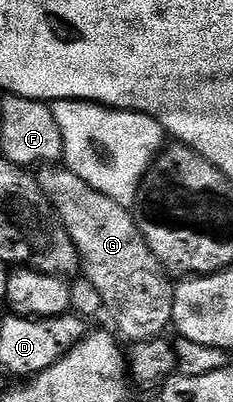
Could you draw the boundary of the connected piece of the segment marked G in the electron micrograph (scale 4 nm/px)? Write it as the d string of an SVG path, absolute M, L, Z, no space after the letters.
M43 167L38 170L37 180L39 186L43 188L43 193L51 201L51 208L54 209L55 216L61 219L65 231L69 231L69 239L73 239L73 243L79 252L79 260L81 262L82 272L85 274L85 279L89 283L93 283L93 287L97 287L97 291L100 292L104 310L106 310L108 314L111 312L111 317L115 320L116 327L114 326L114 328L118 330L124 338L127 336L129 339L128 342L131 343L136 341L152 341L155 337L164 336L164 334L168 332L166 329L169 329L169 326L172 324L171 316L173 315L173 303L175 302L175 285L167 270L163 268L163 264L157 259L157 255L153 255L153 251L149 247L147 240L143 238L143 232L139 230L139 222L136 214L132 212L128 206L109 199L109 195L101 195L101 191L89 187L89 183L85 183L85 179L81 179L81 175L77 175L72 169L66 167Z

